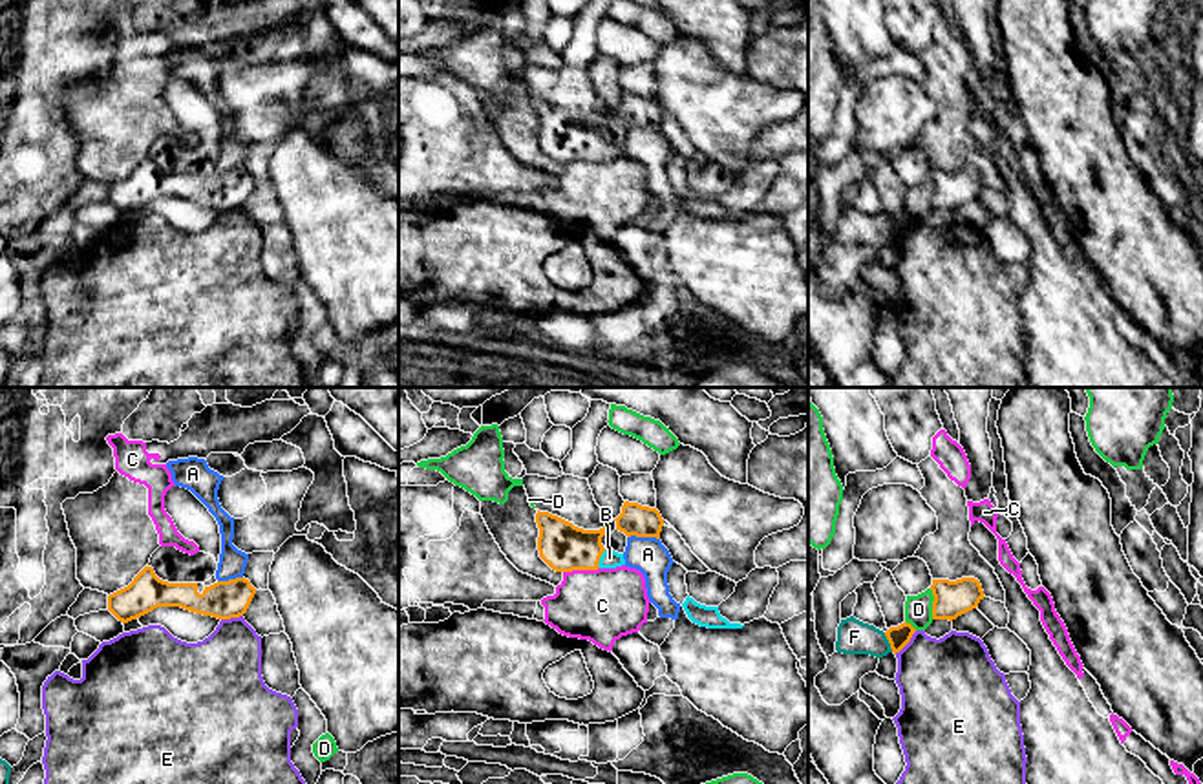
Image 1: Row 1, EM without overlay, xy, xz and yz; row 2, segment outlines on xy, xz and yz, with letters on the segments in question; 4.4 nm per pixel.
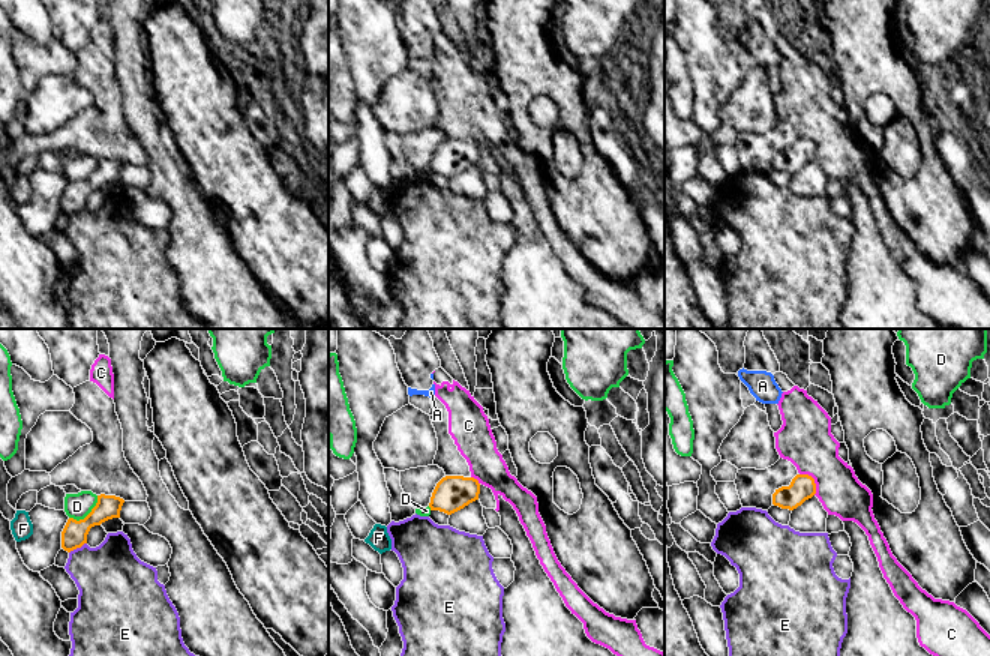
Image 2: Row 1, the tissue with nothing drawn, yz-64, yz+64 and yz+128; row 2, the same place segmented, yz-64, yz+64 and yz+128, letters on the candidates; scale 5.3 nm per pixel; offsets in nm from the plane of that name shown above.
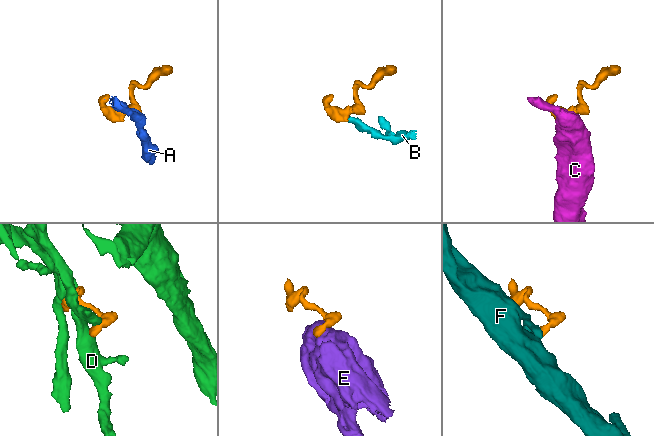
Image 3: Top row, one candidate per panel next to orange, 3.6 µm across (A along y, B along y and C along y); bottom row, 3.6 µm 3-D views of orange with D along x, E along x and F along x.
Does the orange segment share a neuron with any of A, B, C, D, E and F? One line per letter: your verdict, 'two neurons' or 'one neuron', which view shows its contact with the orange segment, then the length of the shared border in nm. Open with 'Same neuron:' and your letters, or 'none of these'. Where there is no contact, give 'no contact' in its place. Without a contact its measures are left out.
Same neuron: B
A: two neurons; meets orange in xz; contact 140 nm long
B: one neuron; meets orange in xz; contact 90 nm long
C: two neurons; meets orange in xz; contact 160 nm long
D: two neurons; meets orange in yz; contact 140 nm long
E: two neurons; meets orange in yz; contact 140 nm long
F: two neurons; meets orange in yz; contact 100 nm long

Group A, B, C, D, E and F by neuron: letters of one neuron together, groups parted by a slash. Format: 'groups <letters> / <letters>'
groups A / B / C / D / E / F

